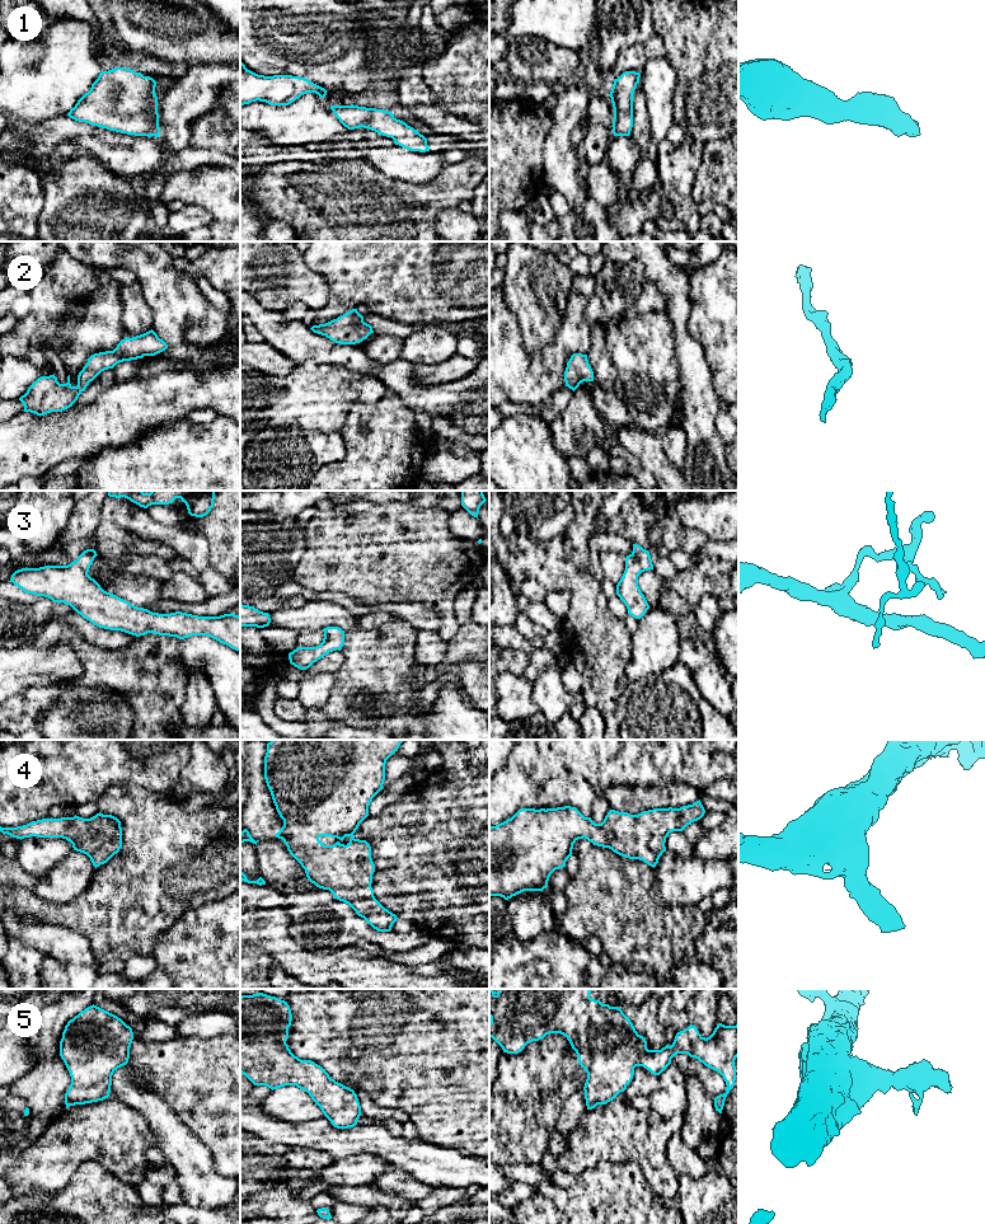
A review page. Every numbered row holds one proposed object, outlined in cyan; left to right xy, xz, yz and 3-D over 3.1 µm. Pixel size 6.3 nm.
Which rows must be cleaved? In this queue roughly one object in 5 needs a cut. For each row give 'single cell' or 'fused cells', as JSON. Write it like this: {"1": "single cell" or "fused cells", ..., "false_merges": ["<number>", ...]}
{"1": "single cell", "2": "single cell", "3": "single cell", "4": "single cell", "5": "single cell", "false_merges": []}

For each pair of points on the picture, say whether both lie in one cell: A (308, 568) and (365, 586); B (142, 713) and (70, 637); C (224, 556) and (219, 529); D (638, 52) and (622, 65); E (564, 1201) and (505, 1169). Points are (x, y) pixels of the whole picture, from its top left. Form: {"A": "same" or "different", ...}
{"A": "same", "B": "same", "C": "same", "D": "same", "E": "different"}

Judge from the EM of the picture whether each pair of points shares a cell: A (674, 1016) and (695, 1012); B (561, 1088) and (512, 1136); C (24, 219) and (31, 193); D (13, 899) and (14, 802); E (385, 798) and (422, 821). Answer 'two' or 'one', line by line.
A: one
B: one
C: one
D: two
E: two

